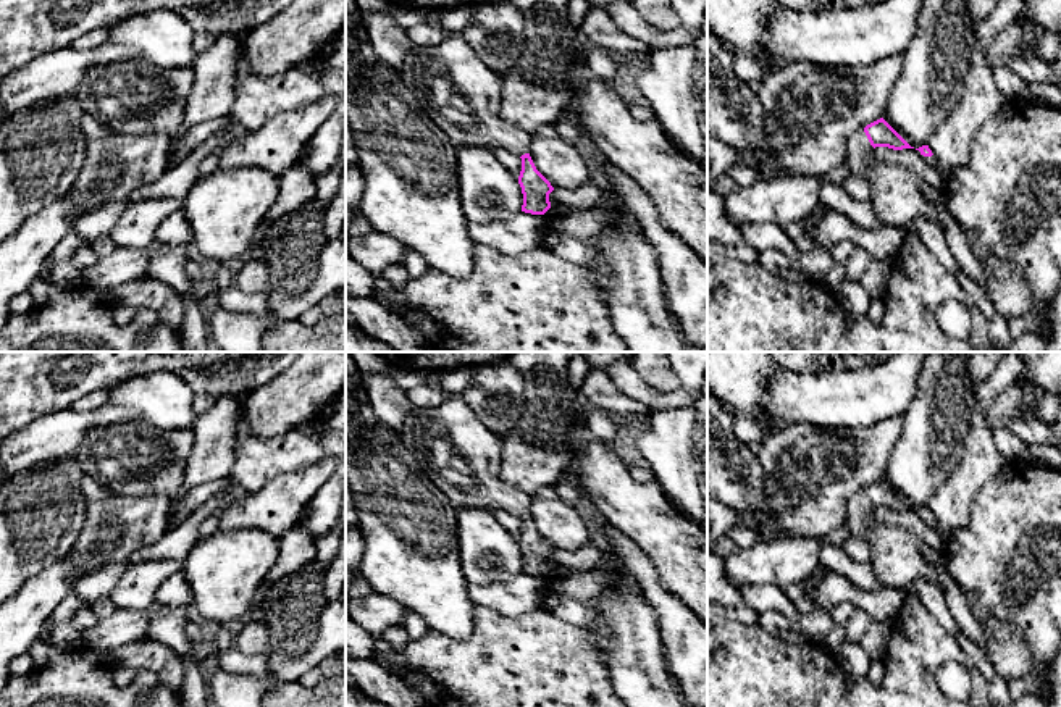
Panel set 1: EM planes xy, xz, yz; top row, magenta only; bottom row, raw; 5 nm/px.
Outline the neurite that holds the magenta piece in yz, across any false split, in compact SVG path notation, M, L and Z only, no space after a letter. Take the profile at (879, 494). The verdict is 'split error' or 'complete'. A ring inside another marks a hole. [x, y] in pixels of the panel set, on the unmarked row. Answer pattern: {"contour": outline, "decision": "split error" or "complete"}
{"contour": "M883 479L858 491L848 502L845 518L848 538L866 536L867 521L875 508L888 508L893 512L914 510L911 508Z", "decision": "split error"}

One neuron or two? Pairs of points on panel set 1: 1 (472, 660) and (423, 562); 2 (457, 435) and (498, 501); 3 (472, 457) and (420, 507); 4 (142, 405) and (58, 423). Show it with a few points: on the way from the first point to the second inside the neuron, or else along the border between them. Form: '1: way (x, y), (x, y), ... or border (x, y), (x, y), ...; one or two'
1: border (473, 604), (473, 630), (465, 638), (428, 627); two
2: way (473, 452), (483, 472), (482, 491); one
3: border (414, 455), (436, 486); two
4: way (121, 407), (97, 420), (79, 422); one

